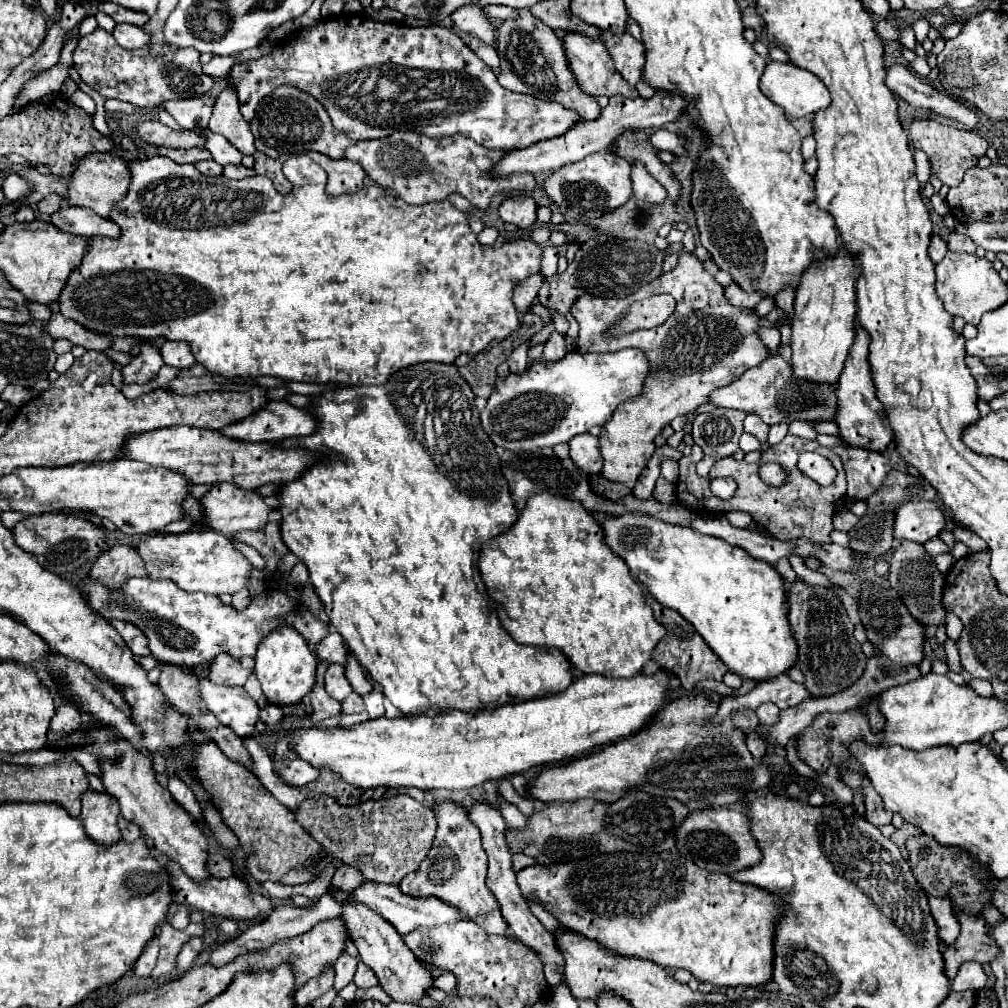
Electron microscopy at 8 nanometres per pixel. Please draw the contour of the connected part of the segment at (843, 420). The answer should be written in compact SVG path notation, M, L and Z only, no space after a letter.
M855 323L855 343L849 351L849 365L843 369L841 379L837 383L837 399L839 399L839 411L835 411L835 423L839 427L839 441L847 443L849 447L863 447L869 451L885 451L887 445L893 441L893 431L889 425L889 419L885 415L885 407L875 395L875 383L871 377L871 363L869 363L869 333Z

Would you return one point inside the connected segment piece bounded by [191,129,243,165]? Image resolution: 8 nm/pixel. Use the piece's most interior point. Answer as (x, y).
(223, 152)

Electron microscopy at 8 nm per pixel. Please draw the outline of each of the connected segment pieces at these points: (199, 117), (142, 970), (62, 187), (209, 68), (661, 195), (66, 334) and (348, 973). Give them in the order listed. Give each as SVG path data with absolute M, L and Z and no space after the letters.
M211 95L193 97L193 99L181 99L181 101L167 101L165 111L185 129L193 127L207 127L207 121L211 117L215 99Z
M155 933L155 937L151 939L151 943L147 943L147 947L143 949L143 955L135 963L135 975L137 977L149 977L149 973L155 967L157 955L159 955L159 941L157 941L157 933Z
M13 167L17 175L25 177L27 181L31 181L33 189L27 197L23 197L17 205L33 205L33 203L39 203L43 197L47 197L49 193L59 193L61 197L67 195L67 181L65 179L59 179L59 177L53 177L53 175L41 175L37 169L21 169L21 167Z
M231 55L231 57L213 57L209 63L203 65L203 73L213 75L215 79L225 77L235 63L239 63L239 57L235 57L235 55Z
M639 161L631 163L631 181L633 181L633 195L637 199L645 199L649 203L661 203L667 197L665 187L661 187L661 183L653 179L647 167L643 167L643 163Z
M55 313L51 315L49 323L43 327L45 333L49 333L53 339L67 339L73 345L81 345L85 349L95 349L95 351L105 351L111 345L109 337L97 335L93 331L87 331L85 327L79 327L79 323L65 319L63 315Z
M347 951L337 959L337 963L335 963L335 973L337 973L335 975L335 989L337 991L343 989L347 983L351 983L355 969L357 969L357 963L359 963L359 959L351 957Z

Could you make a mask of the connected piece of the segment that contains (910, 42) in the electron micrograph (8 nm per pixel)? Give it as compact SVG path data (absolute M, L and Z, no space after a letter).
M901 25L901 35L899 35L899 43L909 47L909 49L915 49L915 33L911 29L911 25Z

